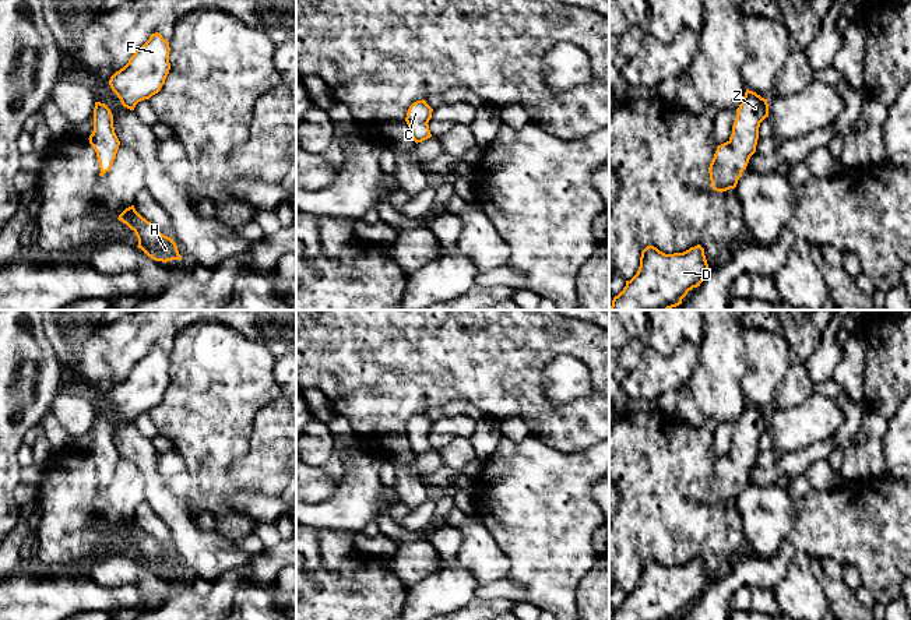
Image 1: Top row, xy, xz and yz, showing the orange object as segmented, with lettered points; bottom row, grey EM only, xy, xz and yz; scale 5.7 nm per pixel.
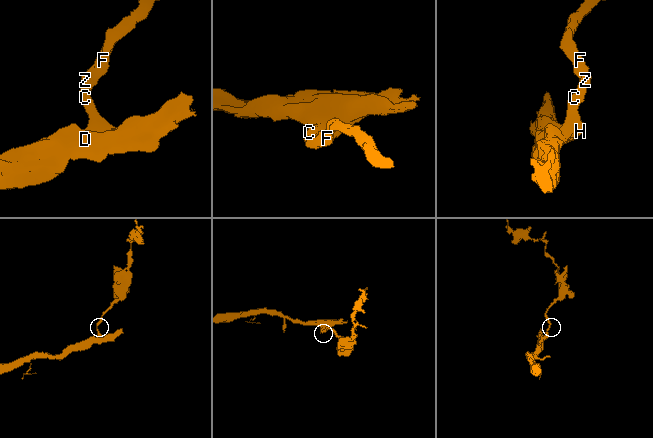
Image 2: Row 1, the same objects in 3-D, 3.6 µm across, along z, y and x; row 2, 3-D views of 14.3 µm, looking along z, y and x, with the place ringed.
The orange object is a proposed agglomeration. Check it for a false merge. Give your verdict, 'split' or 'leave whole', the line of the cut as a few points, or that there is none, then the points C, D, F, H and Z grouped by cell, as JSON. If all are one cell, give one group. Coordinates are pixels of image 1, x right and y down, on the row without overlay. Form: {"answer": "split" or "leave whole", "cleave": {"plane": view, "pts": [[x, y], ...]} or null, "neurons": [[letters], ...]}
{"answer": "leave whole", "cleave": null, "neurons": [["C", "D", "F", "H", "Z"]]}

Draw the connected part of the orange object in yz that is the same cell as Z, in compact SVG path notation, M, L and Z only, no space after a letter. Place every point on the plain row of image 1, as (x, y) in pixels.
M746 402L729 452L717 459L708 486L715 504L735 501L750 469L756 465L760 436L768 430L767 412Z

